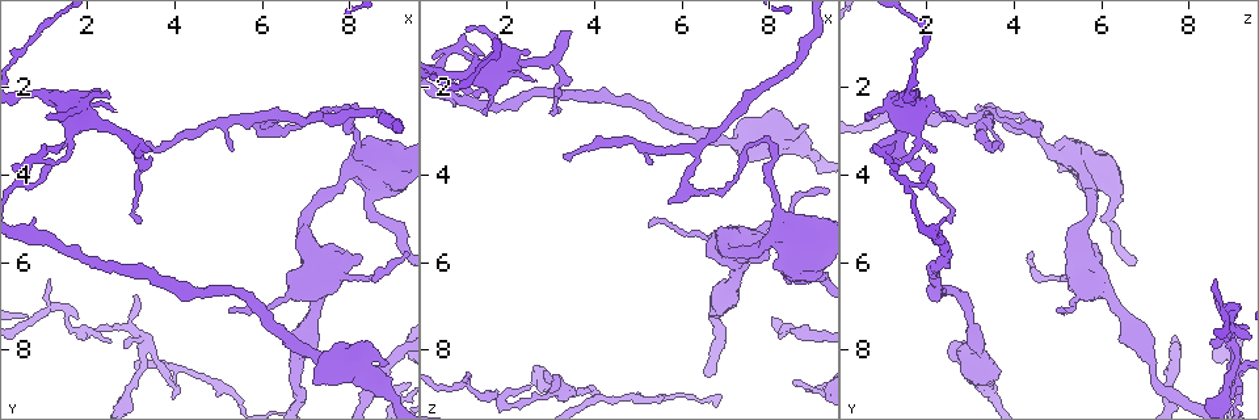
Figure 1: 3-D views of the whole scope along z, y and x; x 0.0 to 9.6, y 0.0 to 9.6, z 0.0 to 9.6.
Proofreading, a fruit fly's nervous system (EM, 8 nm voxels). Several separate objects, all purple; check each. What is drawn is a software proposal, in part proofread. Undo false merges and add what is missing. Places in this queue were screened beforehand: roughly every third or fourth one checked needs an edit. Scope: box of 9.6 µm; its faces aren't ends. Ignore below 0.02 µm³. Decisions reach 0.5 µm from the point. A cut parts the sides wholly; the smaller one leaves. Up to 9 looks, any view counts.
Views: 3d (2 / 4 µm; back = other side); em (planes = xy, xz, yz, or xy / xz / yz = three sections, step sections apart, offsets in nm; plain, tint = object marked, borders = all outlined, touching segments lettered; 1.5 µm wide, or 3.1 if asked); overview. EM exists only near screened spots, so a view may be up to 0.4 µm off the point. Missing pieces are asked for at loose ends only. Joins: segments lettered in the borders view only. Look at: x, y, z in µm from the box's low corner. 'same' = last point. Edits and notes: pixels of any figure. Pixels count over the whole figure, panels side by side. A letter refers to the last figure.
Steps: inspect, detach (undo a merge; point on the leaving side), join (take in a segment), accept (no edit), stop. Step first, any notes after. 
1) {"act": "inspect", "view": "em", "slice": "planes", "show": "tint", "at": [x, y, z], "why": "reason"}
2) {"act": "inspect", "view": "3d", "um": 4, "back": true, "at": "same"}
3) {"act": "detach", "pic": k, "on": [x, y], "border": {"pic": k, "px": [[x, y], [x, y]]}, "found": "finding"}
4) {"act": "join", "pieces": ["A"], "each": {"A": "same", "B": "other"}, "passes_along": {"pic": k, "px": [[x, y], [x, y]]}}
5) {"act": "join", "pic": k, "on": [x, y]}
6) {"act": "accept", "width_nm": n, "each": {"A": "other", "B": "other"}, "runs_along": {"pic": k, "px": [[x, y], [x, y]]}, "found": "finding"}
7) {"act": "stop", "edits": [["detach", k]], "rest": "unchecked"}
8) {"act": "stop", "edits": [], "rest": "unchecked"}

{"act": "inspect", "view": "em", "slice": "planes", "show": "borders", "at": [3.10, 6.70, 8.55], "why": "thin end"}

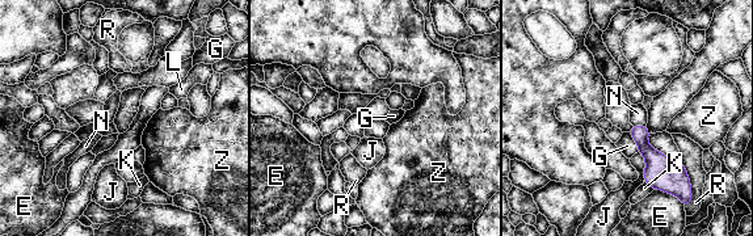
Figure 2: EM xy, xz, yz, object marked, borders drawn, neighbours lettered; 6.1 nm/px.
{"act": "accept", "longest_contact_nm": ["J", 180], "each": {"E": "other", "G": "other", "J": "other", "K": "other", "L": "other", "N": "other", "R": "other", "Z": "other"}, "border": {"pic": 2, "px": [[632, 125], [646, 126]]}, "found": "none of them fits"}

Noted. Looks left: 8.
{"act": "inspect", "view": "3d", "um": 2, "at": [3.90, 9.05, 9.05]}

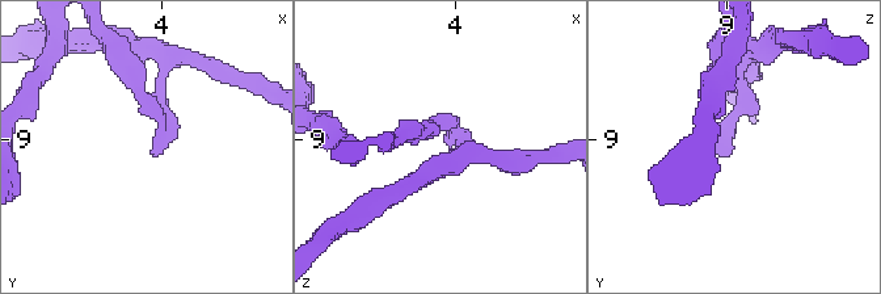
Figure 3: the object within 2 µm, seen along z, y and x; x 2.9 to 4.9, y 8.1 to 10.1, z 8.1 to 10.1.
{"act": "inspect", "view": "em", "slice": "planes", "show": "borders", "at": [3.90, 9.10, 9.00]}

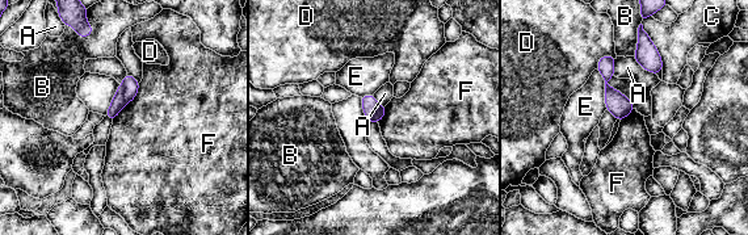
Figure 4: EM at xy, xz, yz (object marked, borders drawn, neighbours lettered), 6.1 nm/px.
{"act": "detach", "pic": 4, "on": [130, 84], "each": {"A": "other", "B": "other", "C": "other", "D": "other", "E": "other", "F": "other"}, "border": {"pic": 4, "px": [[121, 84], [126, 103]]}, "found": "a second neuron is stuck on"}

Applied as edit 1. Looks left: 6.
{"act": "inspect", "view": "overview", "why": "see it whole again"}

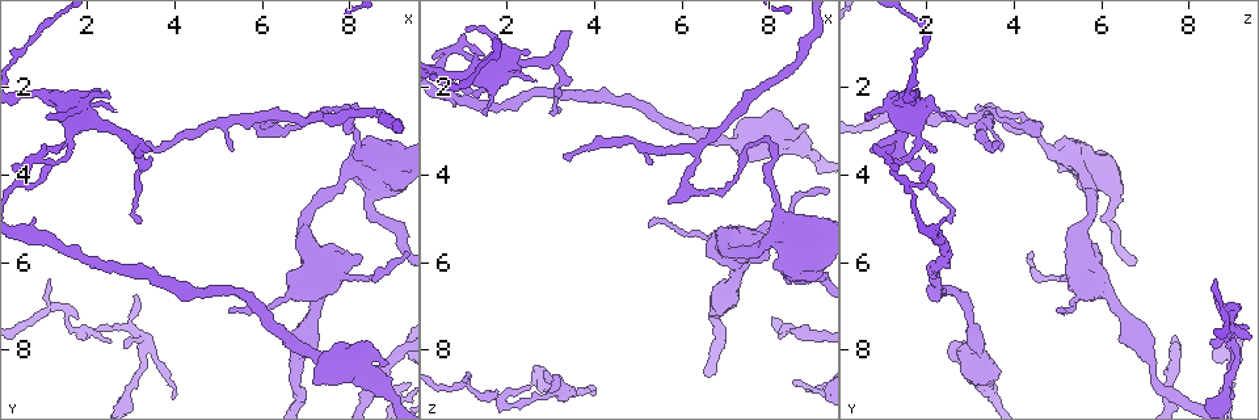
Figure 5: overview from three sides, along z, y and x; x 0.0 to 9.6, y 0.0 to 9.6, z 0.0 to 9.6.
{"act": "inspect", "view": "em", "slice": "xz", "step": 4, "show": "tint", "at": [0.75, 3.65, 1.10], "why": "abrupt turn"}

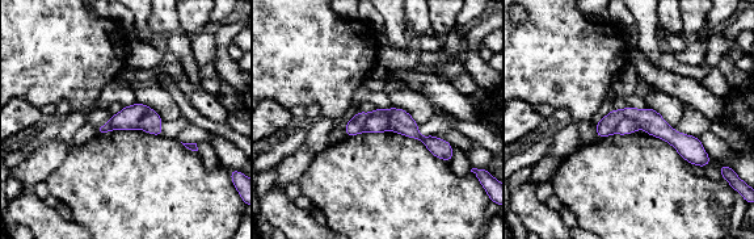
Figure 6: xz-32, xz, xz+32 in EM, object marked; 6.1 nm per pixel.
{"act": "inspect", "view": "em", "slice": "planes", "show": "tint", "at": "same"}

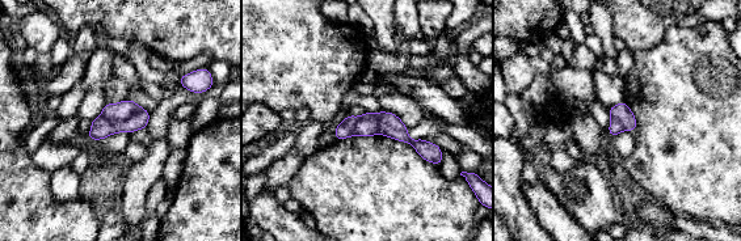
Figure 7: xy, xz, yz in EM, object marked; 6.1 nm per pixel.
{"act": "inspect", "view": "em", "slice": "planes", "show": "borders", "at": "same"}

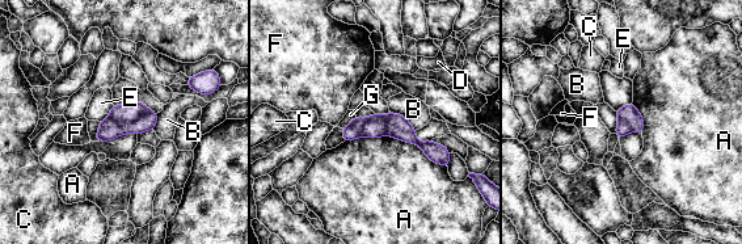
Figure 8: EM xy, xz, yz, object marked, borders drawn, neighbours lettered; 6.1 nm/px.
{"act": "detach", "pic": 8, "on": [109, 129], "width_nm": 140, "each": {"A": "other", "B": "other", "C": "other", "D": "other", "E": "other", "F": "other", "G": "other"}, "part_leaving": {"pic": 8, "px": [[154, 116], [100, 137]]}, "found": "two neurons meet here"}

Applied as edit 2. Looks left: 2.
{"act": "stop", "edits": [["detach", 4], ["detach", 8]], "rest": "unchecked"}

